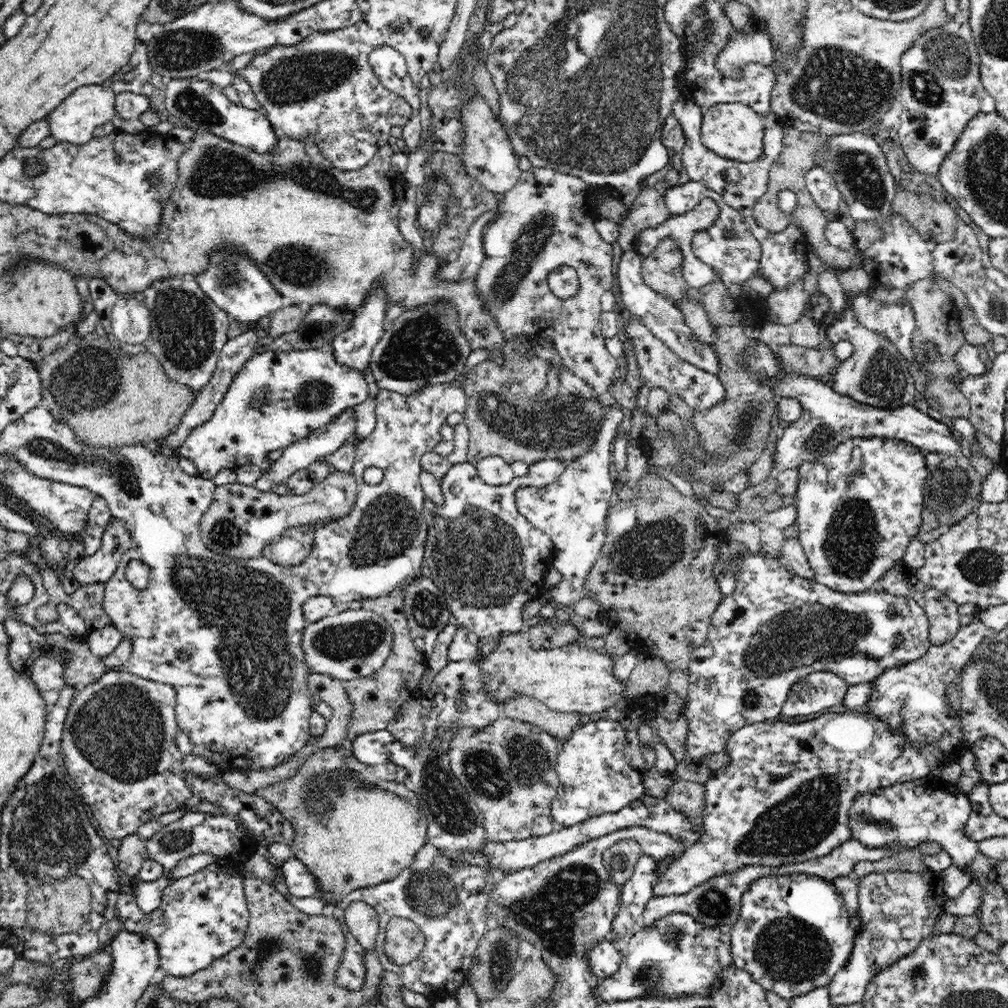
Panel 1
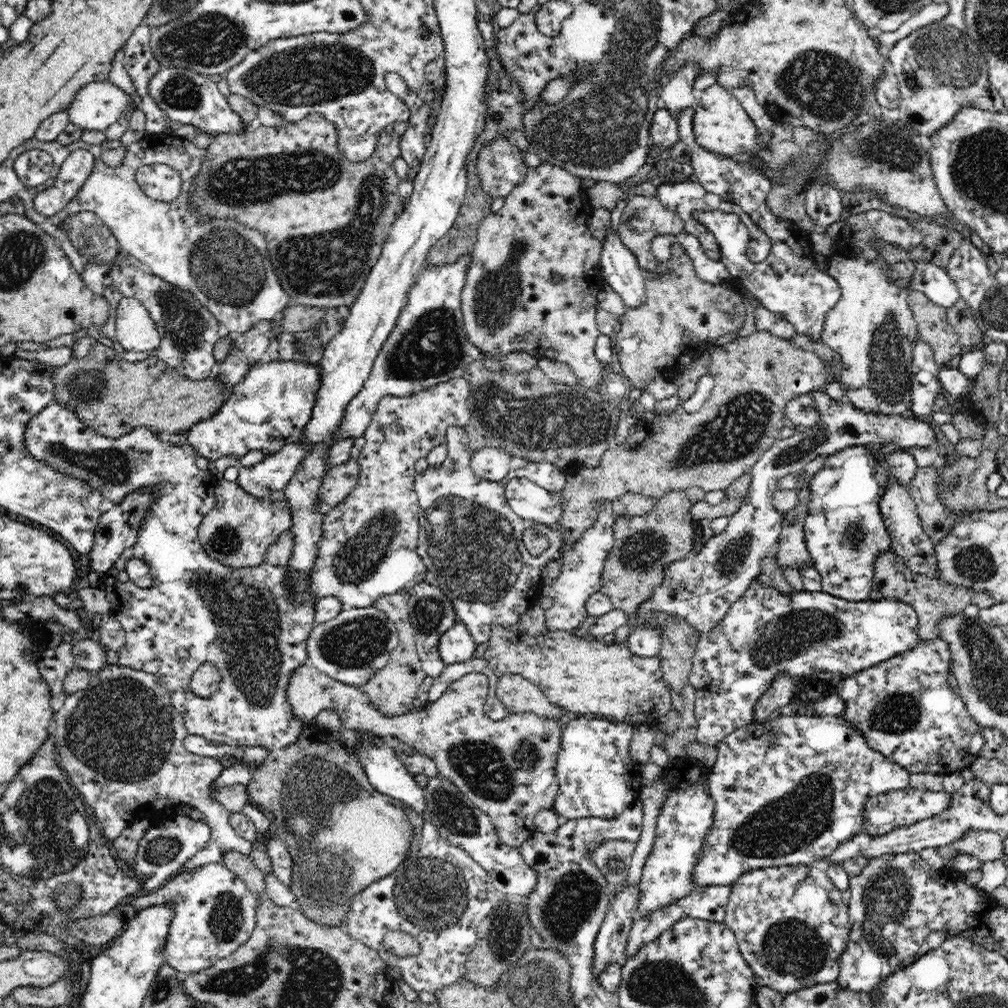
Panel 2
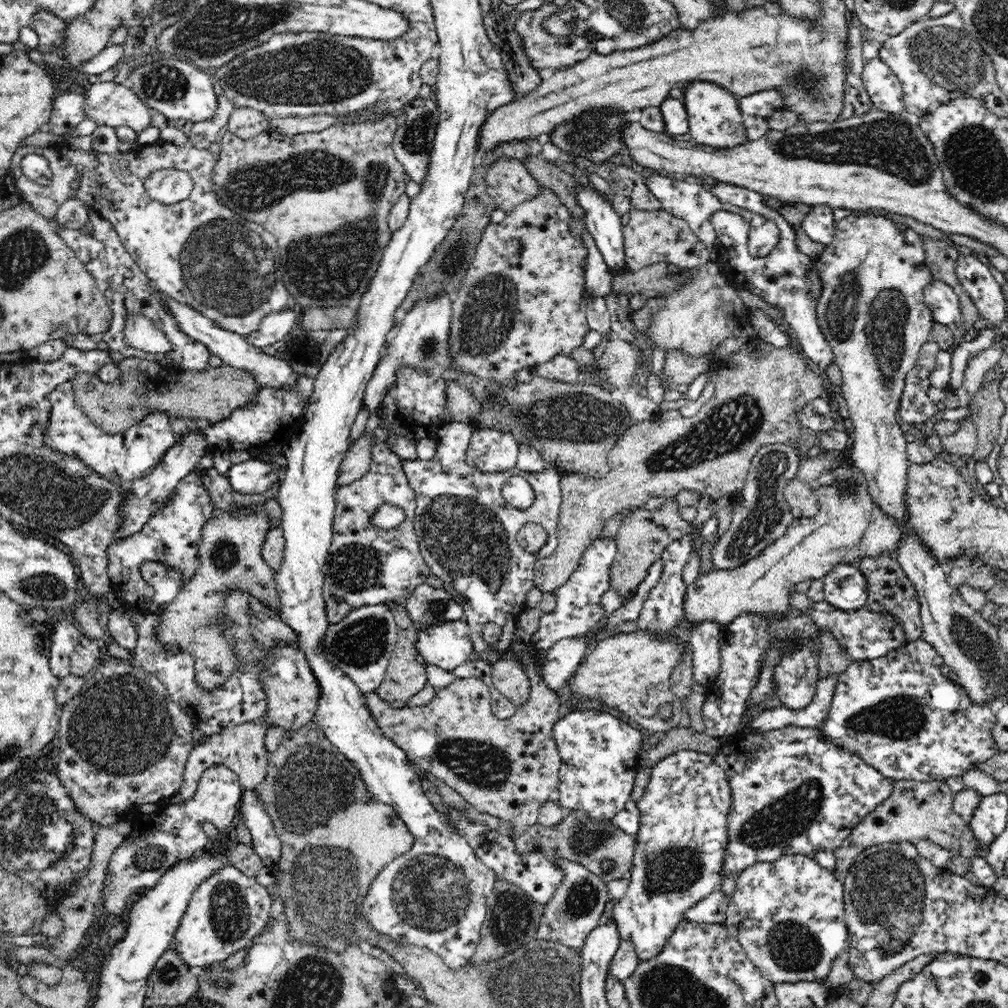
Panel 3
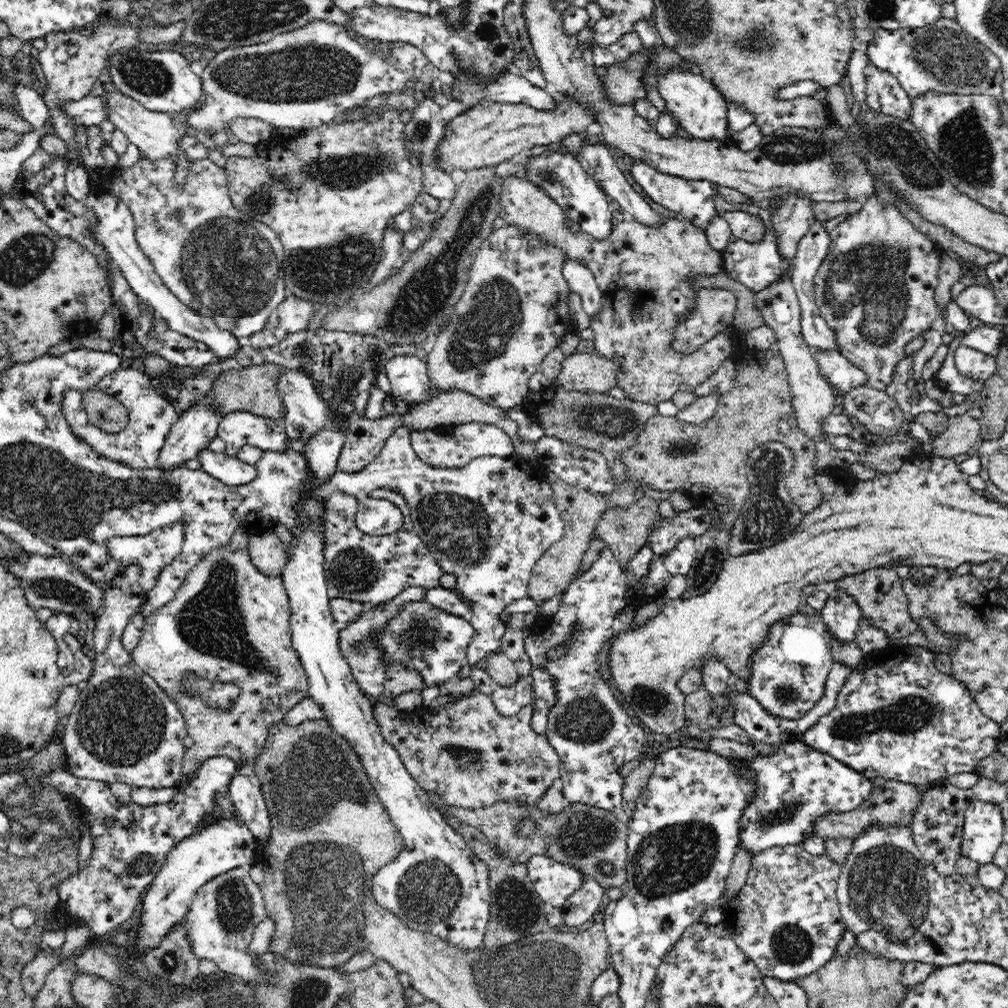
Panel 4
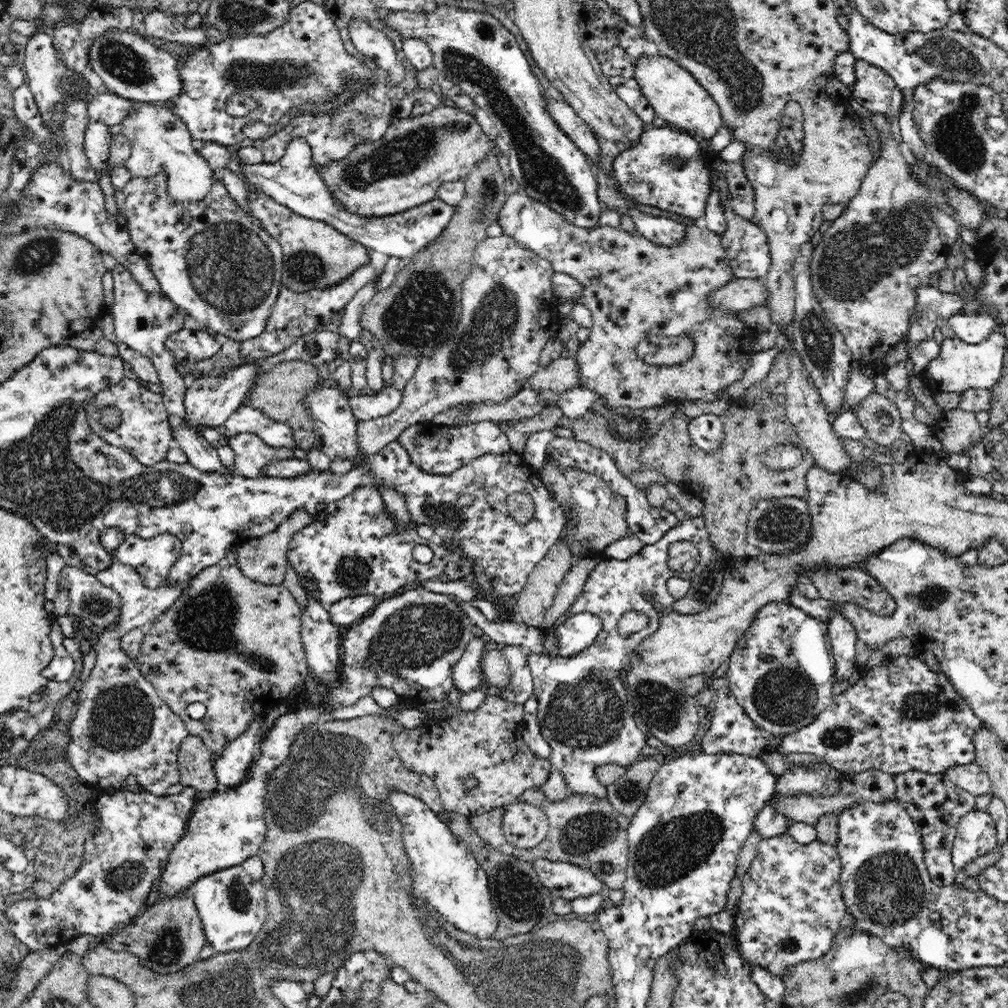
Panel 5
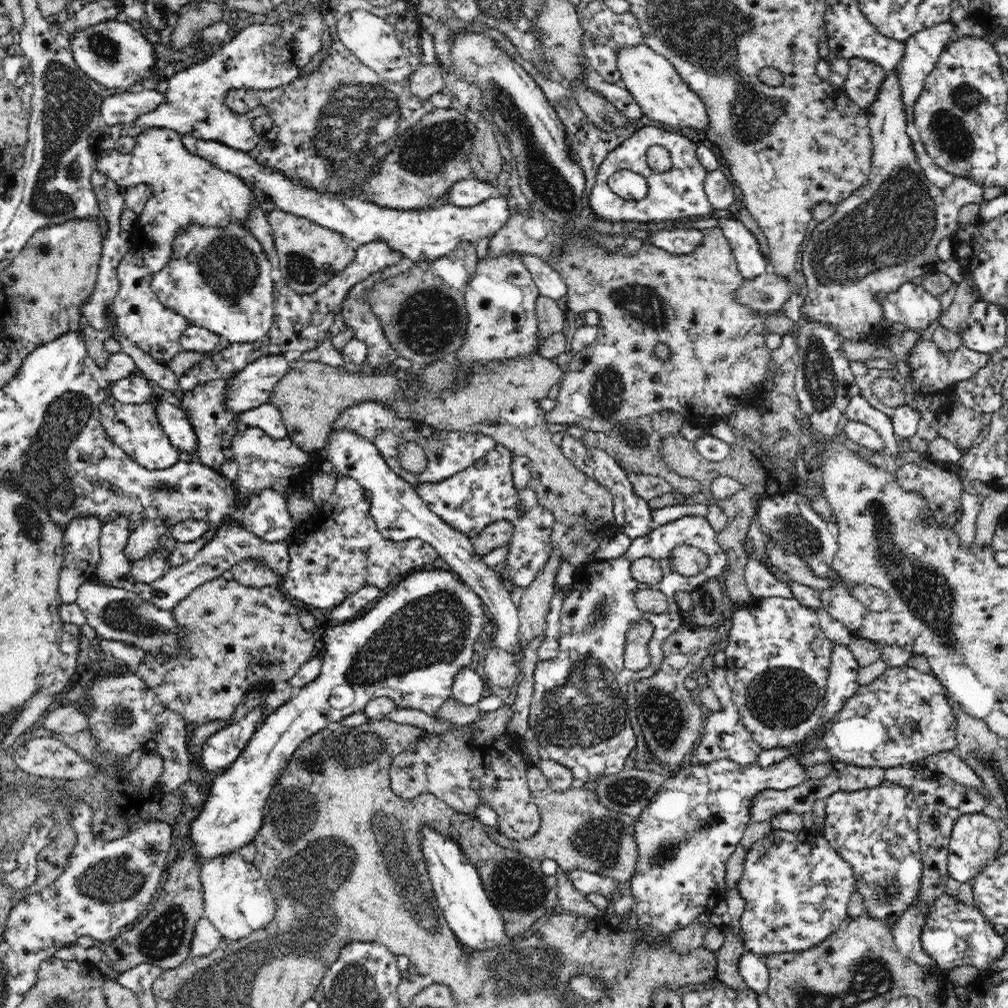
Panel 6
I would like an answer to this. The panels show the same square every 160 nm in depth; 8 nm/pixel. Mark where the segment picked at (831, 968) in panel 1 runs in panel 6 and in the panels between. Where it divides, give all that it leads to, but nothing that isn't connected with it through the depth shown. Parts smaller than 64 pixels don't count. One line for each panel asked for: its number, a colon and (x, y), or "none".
2: (791, 923)
3: (788, 915)
4: (786, 918)
5: (791, 907)
6: (796, 887)

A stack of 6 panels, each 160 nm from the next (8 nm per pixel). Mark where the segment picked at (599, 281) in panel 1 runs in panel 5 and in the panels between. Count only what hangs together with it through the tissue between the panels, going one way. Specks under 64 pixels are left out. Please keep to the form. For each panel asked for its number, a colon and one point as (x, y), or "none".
2: (510, 302)
3: (523, 301)
4: (514, 311)
5: (509, 312)

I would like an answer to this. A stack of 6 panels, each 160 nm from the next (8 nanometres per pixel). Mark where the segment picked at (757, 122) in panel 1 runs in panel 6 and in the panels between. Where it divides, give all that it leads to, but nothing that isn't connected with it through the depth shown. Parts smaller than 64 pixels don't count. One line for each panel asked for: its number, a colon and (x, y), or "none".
2: (720, 124)
3: (715, 120)
4: (698, 106)
5: (677, 97)
6: (664, 98)

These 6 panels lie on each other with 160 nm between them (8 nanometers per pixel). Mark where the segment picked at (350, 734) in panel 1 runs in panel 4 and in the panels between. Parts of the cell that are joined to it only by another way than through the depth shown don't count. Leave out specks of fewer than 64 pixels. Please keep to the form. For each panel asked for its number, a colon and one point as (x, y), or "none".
2: (392, 689)
3: (405, 676)
4: (399, 678)

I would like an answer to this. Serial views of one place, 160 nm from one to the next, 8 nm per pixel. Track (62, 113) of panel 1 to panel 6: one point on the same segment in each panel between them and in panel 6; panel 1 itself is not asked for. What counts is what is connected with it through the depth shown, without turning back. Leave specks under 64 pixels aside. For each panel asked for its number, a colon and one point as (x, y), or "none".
2: (97, 105)
3: (110, 104)
4: (156, 134)
5: (160, 142)
6: (186, 189)

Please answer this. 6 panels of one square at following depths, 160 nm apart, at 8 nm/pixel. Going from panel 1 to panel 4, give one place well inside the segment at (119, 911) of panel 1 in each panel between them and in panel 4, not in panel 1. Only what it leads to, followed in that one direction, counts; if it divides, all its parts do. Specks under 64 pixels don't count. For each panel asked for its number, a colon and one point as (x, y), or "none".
2: (213, 912)
3: (227, 910)
4: (220, 923)

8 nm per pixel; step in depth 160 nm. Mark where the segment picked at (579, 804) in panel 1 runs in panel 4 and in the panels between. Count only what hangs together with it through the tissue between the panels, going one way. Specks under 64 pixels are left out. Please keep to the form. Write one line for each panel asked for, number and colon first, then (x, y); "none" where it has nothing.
2: (597, 777)
3: (600, 753)
4: (593, 735)

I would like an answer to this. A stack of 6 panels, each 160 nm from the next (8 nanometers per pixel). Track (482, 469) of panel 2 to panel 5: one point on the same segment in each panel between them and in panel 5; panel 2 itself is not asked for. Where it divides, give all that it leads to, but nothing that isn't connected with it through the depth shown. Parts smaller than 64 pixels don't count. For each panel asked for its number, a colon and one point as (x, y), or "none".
3: (490, 450)
4: (455, 446)
5: (437, 449)

